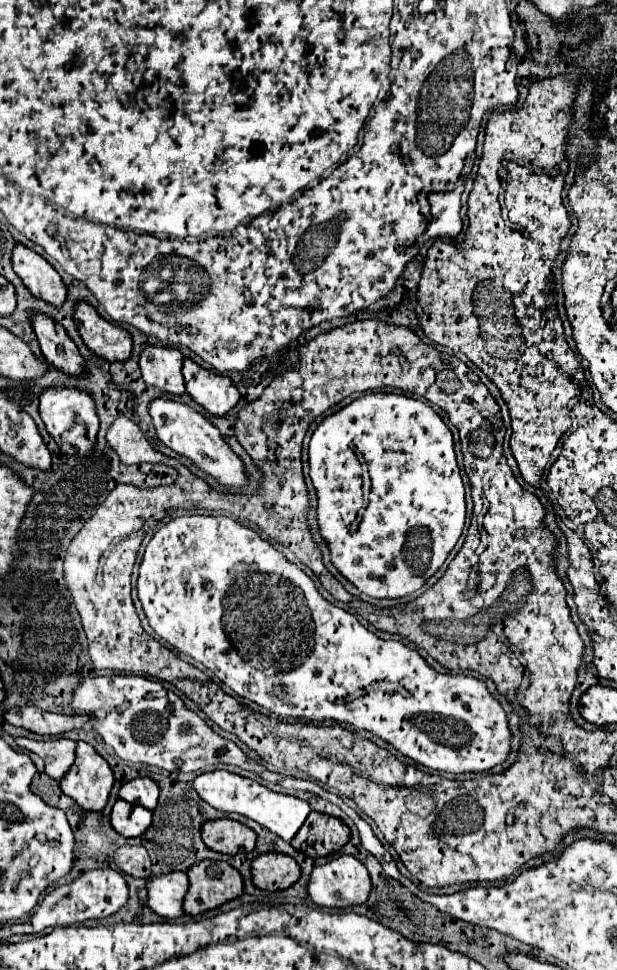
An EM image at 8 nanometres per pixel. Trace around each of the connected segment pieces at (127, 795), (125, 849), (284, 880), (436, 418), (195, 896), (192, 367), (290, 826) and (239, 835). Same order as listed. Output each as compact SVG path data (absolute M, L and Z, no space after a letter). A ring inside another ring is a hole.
M149 776L135 778L135 780L129 780L127 784L123 784L123 788L119 790L119 798L125 802L131 802L131 804L139 804L147 810L155 810L157 798L159 798L159 786Z
M121 846L115 852L115 864L119 870L133 878L149 878L151 876L151 858L143 846Z
M269 852L253 860L251 874L253 874L253 884L257 888L275 892L293 886L301 876L301 868L297 866L295 858Z
M367 392L361 398L353 400L349 406L341 408L339 412L325 416L323 422L313 432L311 442L309 442L309 476L317 490L319 530L331 548L333 564L349 582L353 582L363 594L367 594L371 598L401 598L401 596L409 596L411 592L419 590L425 584L425 580L431 578L439 570L439 566L445 562L445 558L449 556L449 552L453 550L453 546L457 544L457 540L463 532L465 494L463 494L463 482L461 482L457 458L453 452L453 434L447 428L447 424L441 420L441 416L421 400L413 400L403 394L393 394L393 392ZM357 454L363 454L363 458L369 466L369 474L371 474L371 492L369 492L367 504L365 504L365 496L363 496L363 476L361 476L361 464L359 464Z
M203 860L189 868L189 892L183 910L189 916L219 908L221 904L243 894L241 874L227 862Z
M189 358L183 362L183 378L191 398L211 416L227 416L241 398L229 376L213 374Z
M215 770L215 772L199 774L193 780L193 788L213 808L223 810L223 812L237 812L241 816L247 816L247 818L259 822L261 826L265 826L267 830L271 830L273 834L277 834L279 838L283 838L287 842L291 842L291 838L299 832L299 828L303 826L305 818L311 812L311 806L307 802L303 802L303 800L299 800L295 796L289 796L289 794L273 792L273 790L261 786L259 782L251 780L251 778L243 778L243 776L227 772L227 770Z
M209 820L201 828L201 836L207 848L229 856L253 852L257 846L257 834L237 820Z

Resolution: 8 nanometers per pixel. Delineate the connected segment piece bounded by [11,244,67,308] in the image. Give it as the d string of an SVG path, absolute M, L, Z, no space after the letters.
M17 244L11 260L15 274L23 280L23 284L35 298L55 308L61 308L65 304L67 286L57 274L57 270L43 256L25 248L23 244Z

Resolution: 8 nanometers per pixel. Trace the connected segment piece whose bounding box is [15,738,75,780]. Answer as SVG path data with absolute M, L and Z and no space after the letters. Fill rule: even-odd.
M15 738L19 748L31 750L39 754L45 762L45 772L53 780L61 780L63 774L67 774L69 766L73 766L75 758L75 742L73 740L31 740L31 738Z

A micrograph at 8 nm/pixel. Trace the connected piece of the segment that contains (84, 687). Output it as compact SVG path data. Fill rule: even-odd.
M113 674L85 678L75 688L73 708L95 718L95 730L123 760L181 772L207 770L219 762L239 766L239 746L213 732L197 712L183 704L177 694L144 676Z

